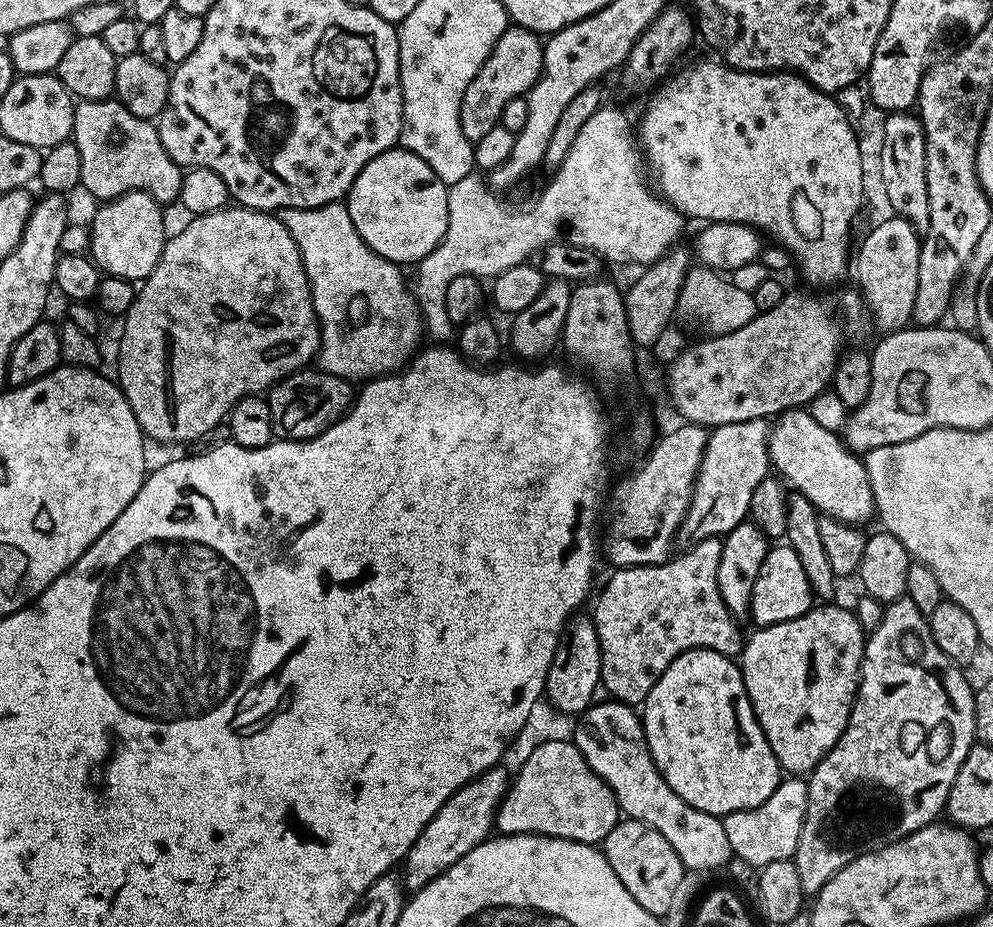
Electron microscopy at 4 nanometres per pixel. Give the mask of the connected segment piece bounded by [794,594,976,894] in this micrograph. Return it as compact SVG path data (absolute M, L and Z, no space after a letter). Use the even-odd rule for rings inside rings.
M905 594L900 596L892 604L887 605L882 614L882 623L878 630L874 630L864 641L864 657L860 663L860 684L856 687L856 700L850 710L850 718L846 722L846 730L838 738L838 742L832 749L820 759L818 766L812 769L807 777L808 782L808 801L806 802L806 818L802 822L802 834L798 834L798 846L794 861L798 870L798 879L801 882L801 890L804 894L815 894L842 870L854 858L858 858L867 852L873 852L879 848L885 848L887 844L898 842L910 834L914 834L918 829L933 823L936 816L945 811L950 786L954 786L954 778L966 758L966 754L971 750L974 737L976 735L976 698L974 691L967 684L964 677L964 668L957 661L952 660L934 642L930 634L930 626L927 619L910 602L910 598Z

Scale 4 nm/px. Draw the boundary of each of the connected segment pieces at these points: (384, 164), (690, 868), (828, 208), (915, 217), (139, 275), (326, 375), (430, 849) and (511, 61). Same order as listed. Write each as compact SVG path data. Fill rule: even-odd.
M397 146L366 162L358 178L354 178L346 203L350 210L350 219L354 222L354 230L362 234L362 242L366 242L370 250L382 254L382 258L395 264L415 266L422 258L426 258L426 254L430 254L430 250L434 250L434 246L438 246L438 242L442 242L446 234L448 189L449 185L444 184L442 178L438 178L438 174L430 170L430 165L418 158L418 154L406 150L403 146Z
M608 698L605 701L605 704L593 703L579 717L574 743L594 770L594 774L598 774L598 778L602 778L606 786L610 786L621 813L627 819L637 820L658 830L658 834L662 834L662 838L666 838L666 842L674 846L674 854L678 854L678 858L689 873L712 872L715 868L722 867L727 860L731 861L733 859L732 847L726 838L723 819L690 807L685 800L678 798L678 794L674 794L674 790L668 785L664 775L656 769L656 763L644 737L644 725L637 709L630 704L621 704L619 700Z
M719 59L700 60L692 64L681 76L665 79L655 89L652 101L644 108L644 117L638 124L638 144L642 149L643 159L650 169L651 179L661 196L673 204L685 218L700 220L699 222L738 222L749 224L761 233L772 235L771 239L791 254L795 267L812 284L836 284L844 276L844 271L850 268L850 248L848 239L852 236L852 219L856 211L861 210L863 201L861 181L861 159L859 158L859 142L856 140L856 129L853 121L848 121L844 108L835 95L818 90L803 76L791 70L775 72L740 72L730 68Z
M911 111L894 112L885 118L886 142L883 143L883 177L886 195L895 215L909 220L923 234L930 222L930 194L926 194L926 138L919 115Z
M127 192L116 200L101 203L96 217L90 221L92 244L91 259L101 273L123 280L143 282L158 266L164 252L165 209L155 198L145 192Z
M312 370L294 372L267 389L272 435L276 440L312 440L348 415L354 399L353 381L329 372L308 371Z
M497 766L474 777L466 786L455 792L444 805L426 822L426 830L418 834L414 846L410 846L406 857L408 869L402 872L402 883L409 893L425 888L431 880L438 878L454 862L466 858L474 846L489 839L496 823L496 811L500 808L504 795L508 792L509 773L503 767ZM489 831L489 832L488 832Z
M509 26L488 52L482 70L478 70L470 86L466 86L466 94L462 94L460 121L464 137L475 142L490 130L494 130L499 125L506 102L529 92L543 68L544 45L541 37L525 28Z

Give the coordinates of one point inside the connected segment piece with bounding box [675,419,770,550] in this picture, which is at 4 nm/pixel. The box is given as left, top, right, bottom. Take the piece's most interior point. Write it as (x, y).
(736, 457)

